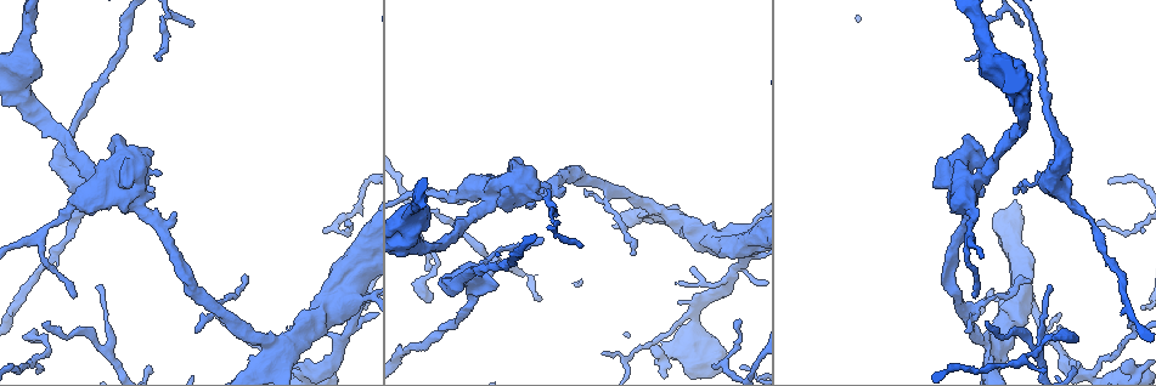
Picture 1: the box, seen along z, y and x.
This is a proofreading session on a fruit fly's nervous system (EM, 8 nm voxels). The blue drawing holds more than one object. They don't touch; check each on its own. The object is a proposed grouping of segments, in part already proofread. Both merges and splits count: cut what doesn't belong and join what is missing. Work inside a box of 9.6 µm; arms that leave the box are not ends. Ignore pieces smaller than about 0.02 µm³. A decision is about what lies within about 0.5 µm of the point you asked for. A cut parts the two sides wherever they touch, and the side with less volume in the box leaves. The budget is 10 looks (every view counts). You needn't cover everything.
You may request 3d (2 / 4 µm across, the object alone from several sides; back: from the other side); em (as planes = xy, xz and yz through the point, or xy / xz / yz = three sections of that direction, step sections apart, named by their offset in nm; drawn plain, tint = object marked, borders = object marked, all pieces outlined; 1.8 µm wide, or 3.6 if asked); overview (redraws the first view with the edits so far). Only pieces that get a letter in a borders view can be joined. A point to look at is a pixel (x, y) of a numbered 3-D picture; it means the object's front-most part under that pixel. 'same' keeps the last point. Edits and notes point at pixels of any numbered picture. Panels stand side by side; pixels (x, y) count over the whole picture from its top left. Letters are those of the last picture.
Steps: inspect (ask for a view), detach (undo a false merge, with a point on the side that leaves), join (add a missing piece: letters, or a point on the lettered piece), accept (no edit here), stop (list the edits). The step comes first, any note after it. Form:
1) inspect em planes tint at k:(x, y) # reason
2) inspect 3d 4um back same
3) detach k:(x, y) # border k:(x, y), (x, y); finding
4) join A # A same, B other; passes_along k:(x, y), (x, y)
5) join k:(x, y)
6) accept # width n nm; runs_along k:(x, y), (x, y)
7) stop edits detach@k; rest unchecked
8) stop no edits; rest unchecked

inspect em 3.6um xz step 4 tint at 1:(992, 345) # abrupt turn

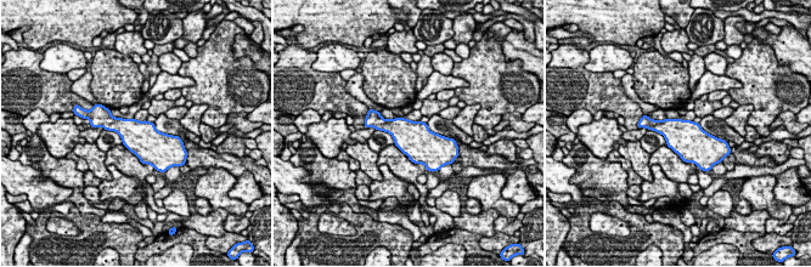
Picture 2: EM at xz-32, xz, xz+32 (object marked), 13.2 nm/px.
inspect em 3.6um planes borders same # another direction

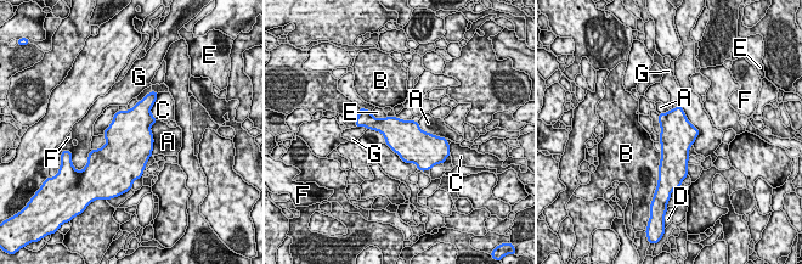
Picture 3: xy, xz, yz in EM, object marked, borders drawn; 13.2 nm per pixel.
accept # A other, B other, C other, D other, E other, F other, G other; border 3:(371, 112), (374, 117), (388, 117); all the same cell

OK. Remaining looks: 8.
inspect 3d 4um at 1:(542, 197) # branch stops here

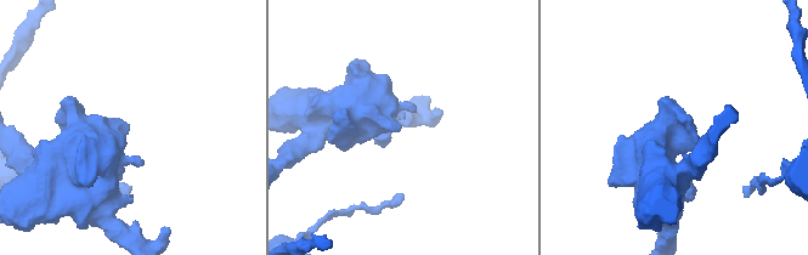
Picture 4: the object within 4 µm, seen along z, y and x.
inspect em 3.6um yz step 16 borders at 4:(129, 124) # need the tissue

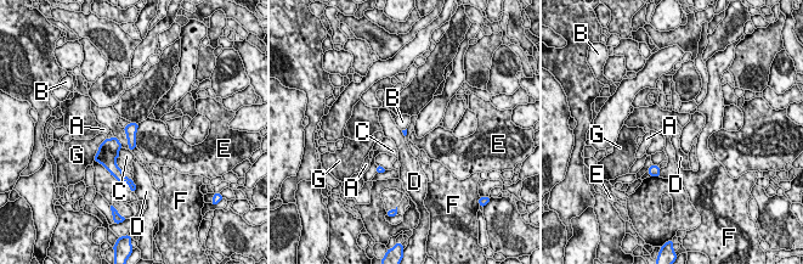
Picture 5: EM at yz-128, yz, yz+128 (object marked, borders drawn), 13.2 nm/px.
inspect em 3.6um planes borders same # another direction

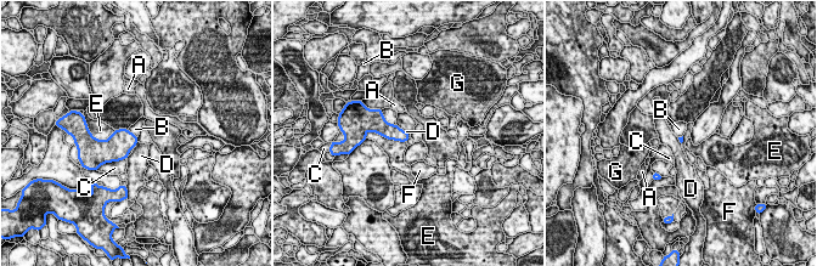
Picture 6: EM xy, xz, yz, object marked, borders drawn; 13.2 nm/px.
accept # A other, B other, C other, D other, E other, F other, G other; border 6:(381, 109), (384, 119), (395, 125); no lettered piece goes on from it

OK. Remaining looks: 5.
inspect 3d 4um at 1:(42, 323)

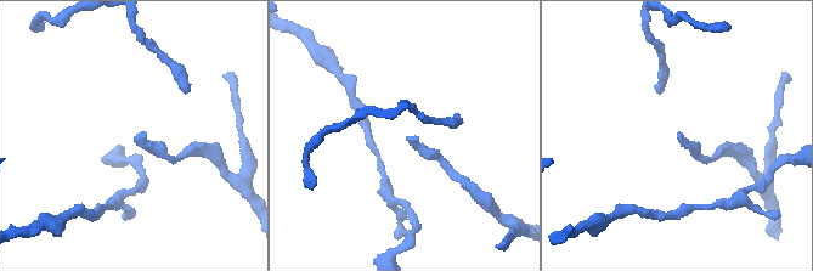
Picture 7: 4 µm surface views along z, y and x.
inspect em 3.6um planes borders at 7:(406, 137)

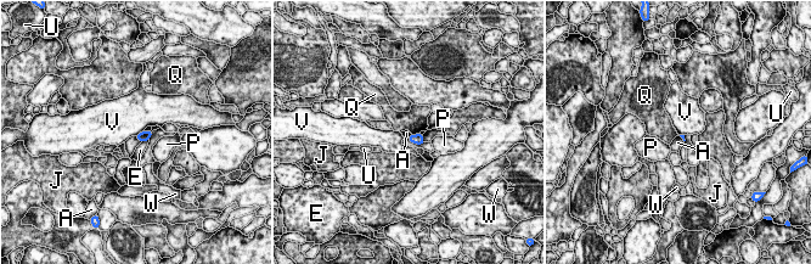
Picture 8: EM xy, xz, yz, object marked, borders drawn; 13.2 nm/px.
accept # A other, E other, J other, P other, Q other, U other, V other, W other; border 8:(135, 136), (141, 141); none of them fits

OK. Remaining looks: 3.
inspect em 3.6um xy step 8 tint at 1:(353, 292) # thick turns thin

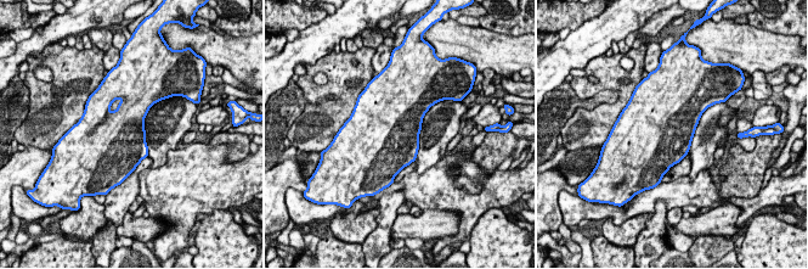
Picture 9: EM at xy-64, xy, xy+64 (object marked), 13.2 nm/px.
inspect em 3.6um planes borders same # cut it another way

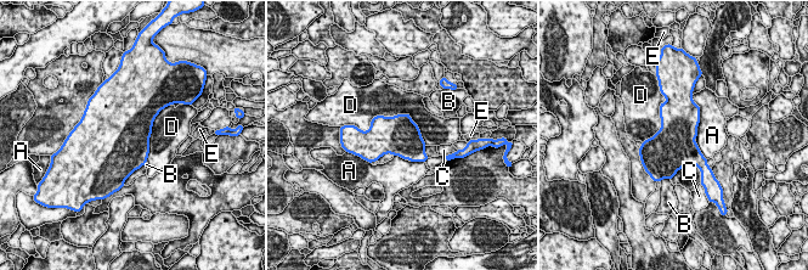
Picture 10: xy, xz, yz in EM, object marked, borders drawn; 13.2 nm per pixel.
accept # longest_contact D 900 nm; A other, B other, C other, D other, E other; border 10:(361, 129), (407, 113), (427, 145); one cell here

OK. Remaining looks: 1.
stop no edits; rest unchecked

